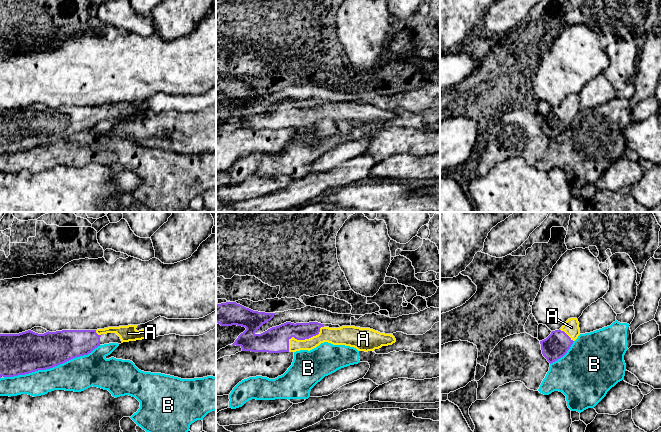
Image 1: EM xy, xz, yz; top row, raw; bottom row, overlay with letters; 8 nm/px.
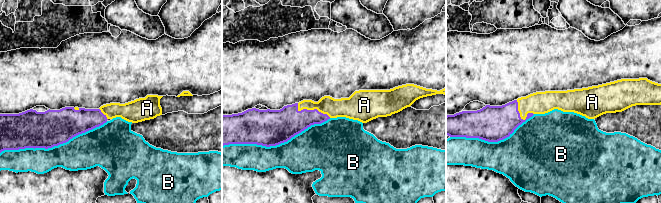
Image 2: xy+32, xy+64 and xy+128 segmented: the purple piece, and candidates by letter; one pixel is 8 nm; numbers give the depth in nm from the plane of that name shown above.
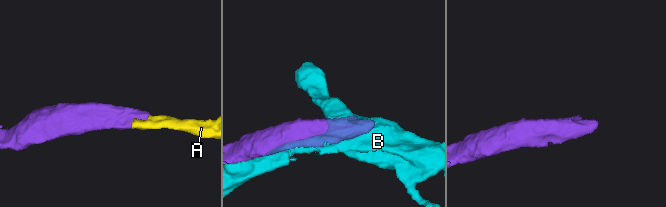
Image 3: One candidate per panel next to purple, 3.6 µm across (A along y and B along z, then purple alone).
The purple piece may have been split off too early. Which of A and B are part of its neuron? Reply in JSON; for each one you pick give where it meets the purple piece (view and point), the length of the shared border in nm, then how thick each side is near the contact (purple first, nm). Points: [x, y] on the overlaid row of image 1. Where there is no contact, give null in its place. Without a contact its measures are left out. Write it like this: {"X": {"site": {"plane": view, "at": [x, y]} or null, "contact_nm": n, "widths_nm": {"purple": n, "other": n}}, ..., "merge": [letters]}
{"A": {"site": {"plane": "xz", "at": [302, 339]}, "contact_nm": 360, "widths_nm": {"purple": 200, "other": 130}}, "merge": ["A"]}

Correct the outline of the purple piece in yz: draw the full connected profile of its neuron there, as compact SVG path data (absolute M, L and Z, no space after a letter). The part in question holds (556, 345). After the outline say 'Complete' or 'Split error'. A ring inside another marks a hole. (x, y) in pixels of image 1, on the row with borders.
M568 319L559 330L552 331L546 339L540 341L543 356L550 364L557 361L567 353L579 335L578 319Z. Split error

